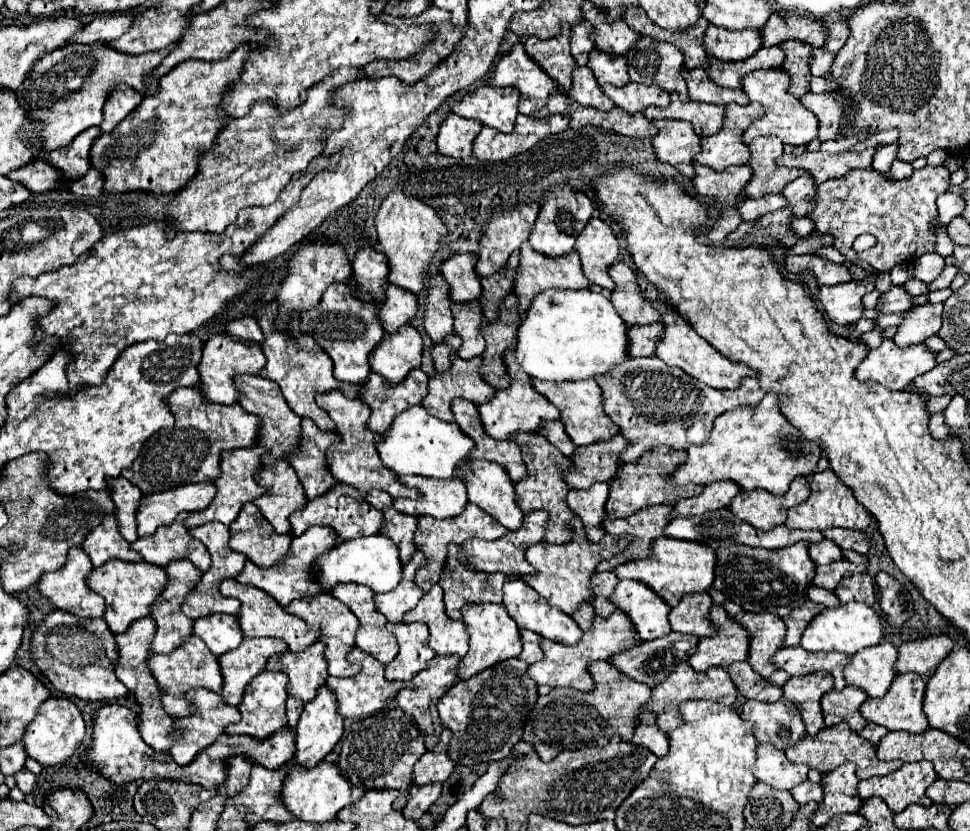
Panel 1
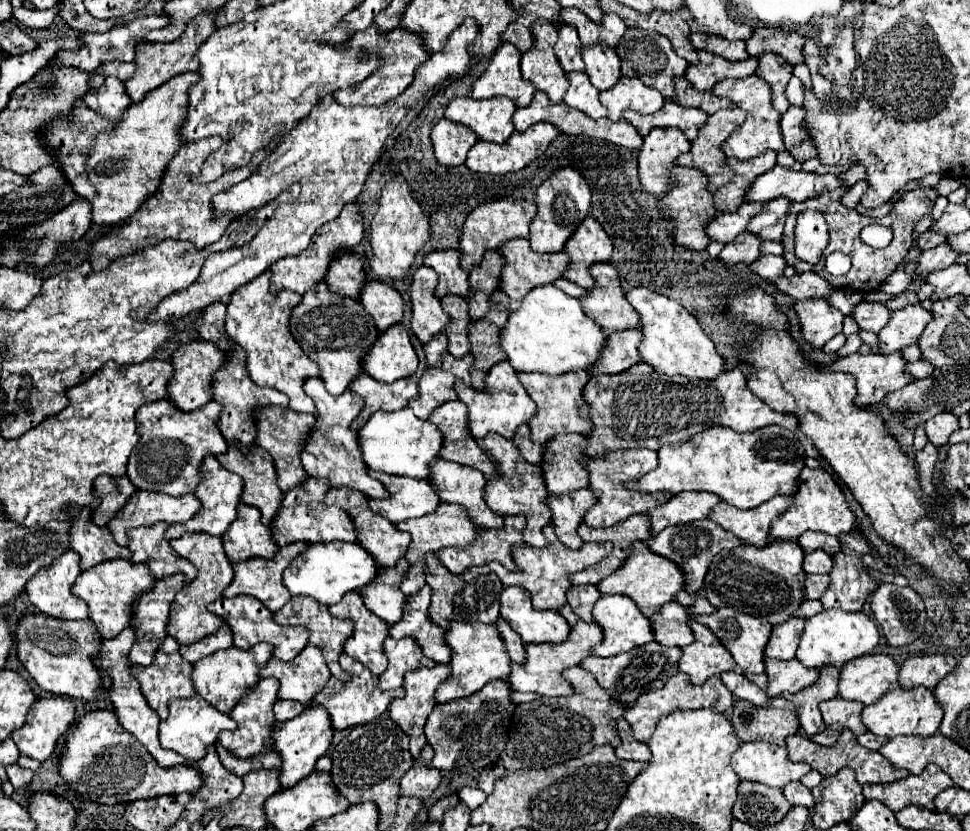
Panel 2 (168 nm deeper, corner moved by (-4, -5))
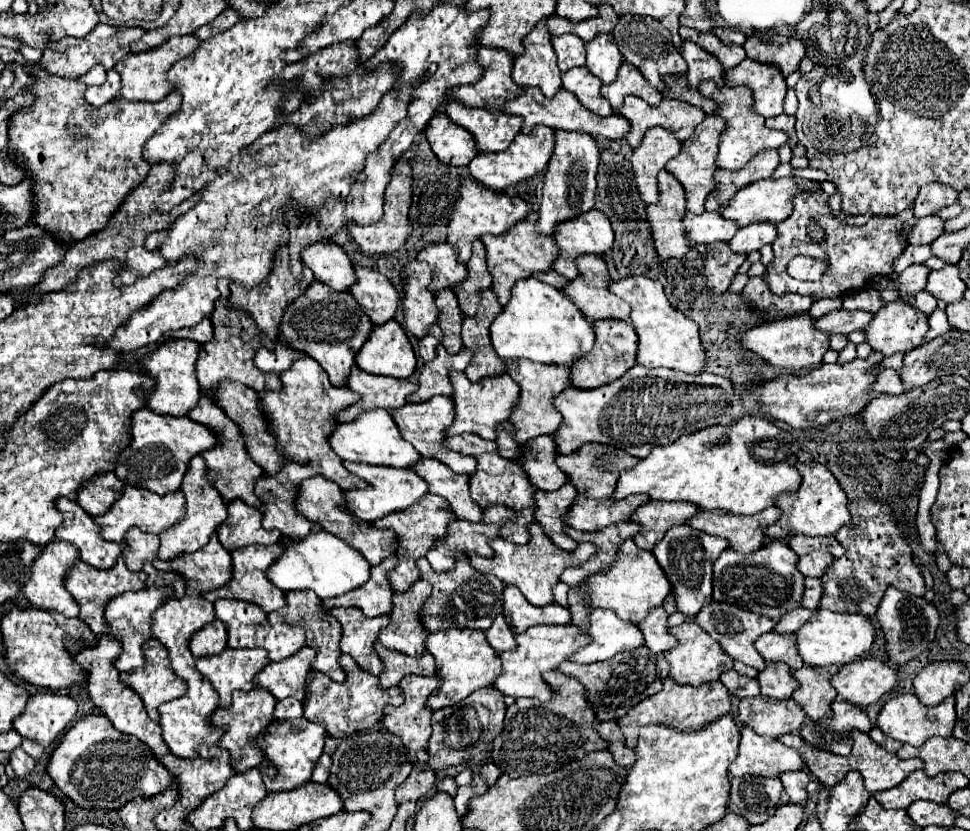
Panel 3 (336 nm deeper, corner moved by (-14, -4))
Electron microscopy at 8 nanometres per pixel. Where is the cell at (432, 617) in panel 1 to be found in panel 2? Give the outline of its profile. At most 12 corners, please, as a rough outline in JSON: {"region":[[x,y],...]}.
{"region":[[429,586],[405,598],[391,638],[413,638],[437,664],[449,662],[445,630],[429,622]]}

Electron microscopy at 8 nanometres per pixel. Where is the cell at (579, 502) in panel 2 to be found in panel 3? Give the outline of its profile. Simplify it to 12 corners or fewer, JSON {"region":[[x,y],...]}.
{"region":[[571,483],[557,491],[537,491],[537,521],[553,543],[573,551],[563,517],[575,503]]}

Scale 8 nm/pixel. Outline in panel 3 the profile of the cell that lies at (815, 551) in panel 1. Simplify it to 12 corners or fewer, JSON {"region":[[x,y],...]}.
{"region":[[813,551],[799,559],[805,577],[821,577],[833,561],[831,553]]}

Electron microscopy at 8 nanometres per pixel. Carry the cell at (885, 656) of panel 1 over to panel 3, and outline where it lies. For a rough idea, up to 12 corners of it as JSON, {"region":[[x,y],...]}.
{"region":[[857,659],[831,679],[859,707],[877,703],[897,683],[879,659]]}

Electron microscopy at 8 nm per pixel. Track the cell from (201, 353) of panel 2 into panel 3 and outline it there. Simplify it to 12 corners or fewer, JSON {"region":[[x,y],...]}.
{"region":[[173,339],[145,359],[157,379],[147,407],[187,415],[197,405],[203,345]]}

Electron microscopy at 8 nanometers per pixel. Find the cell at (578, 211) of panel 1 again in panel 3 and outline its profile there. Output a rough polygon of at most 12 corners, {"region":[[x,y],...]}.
{"region":[[557,131],[537,221],[593,209],[599,149],[591,135]]}

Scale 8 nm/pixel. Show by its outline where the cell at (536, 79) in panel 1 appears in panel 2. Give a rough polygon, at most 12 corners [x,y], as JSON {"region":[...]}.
{"region":[[499,44],[473,82],[475,100],[507,96],[529,106],[535,88],[521,78],[521,52]]}

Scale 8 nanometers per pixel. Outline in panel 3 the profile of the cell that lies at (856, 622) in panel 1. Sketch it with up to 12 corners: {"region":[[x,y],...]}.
{"region":[[817,613],[797,631],[803,665],[847,665],[875,627],[859,613]]}

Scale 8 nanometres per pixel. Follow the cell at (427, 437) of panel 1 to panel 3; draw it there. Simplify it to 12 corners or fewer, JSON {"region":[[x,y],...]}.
{"region":[[385,409],[339,423],[331,447],[345,461],[411,469],[419,451]]}

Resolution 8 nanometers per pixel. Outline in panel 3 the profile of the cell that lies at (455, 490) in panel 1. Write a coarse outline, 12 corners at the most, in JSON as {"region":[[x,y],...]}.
{"region":[[345,467],[369,483],[345,491],[347,509],[375,521],[427,495],[411,469]]}

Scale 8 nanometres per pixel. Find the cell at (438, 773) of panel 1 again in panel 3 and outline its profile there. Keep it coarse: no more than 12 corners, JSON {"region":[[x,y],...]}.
{"region":[[427,749],[419,751],[417,767],[399,785],[395,797],[419,801],[435,785],[435,771],[427,767]]}

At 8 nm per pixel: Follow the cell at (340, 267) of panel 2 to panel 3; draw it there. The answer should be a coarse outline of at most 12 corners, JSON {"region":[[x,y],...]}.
{"region":[[333,241],[303,249],[303,261],[333,291],[349,291],[355,267]]}

